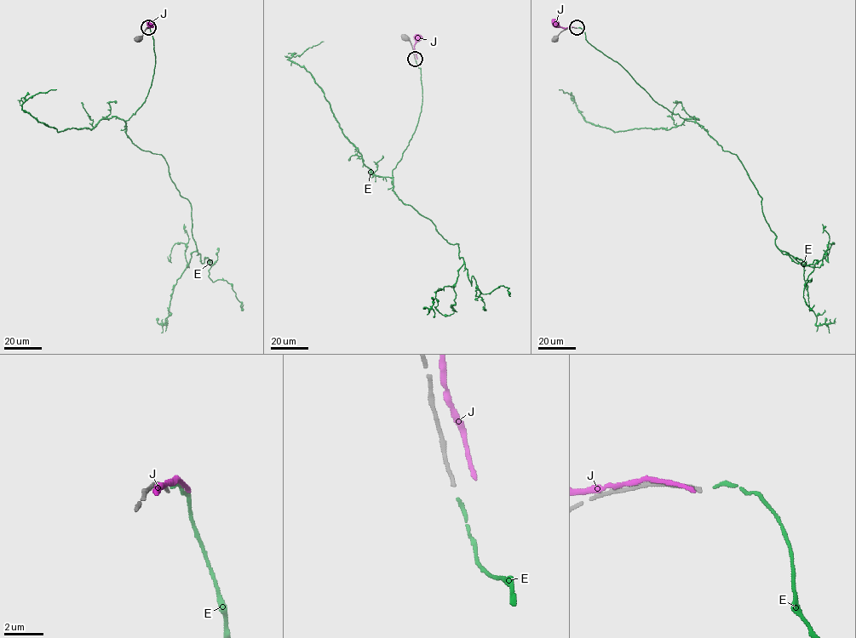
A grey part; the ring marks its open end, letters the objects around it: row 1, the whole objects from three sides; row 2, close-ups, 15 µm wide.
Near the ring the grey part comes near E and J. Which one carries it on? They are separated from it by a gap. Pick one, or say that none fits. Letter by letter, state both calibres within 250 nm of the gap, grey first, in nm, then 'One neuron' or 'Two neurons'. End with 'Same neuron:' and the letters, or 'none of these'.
E: Thickness 190 nm (grey) against 170 nm. One neuron
J: Thickness 190 nm (grey) against 240 nm. Two neurons
Same neuron: E

